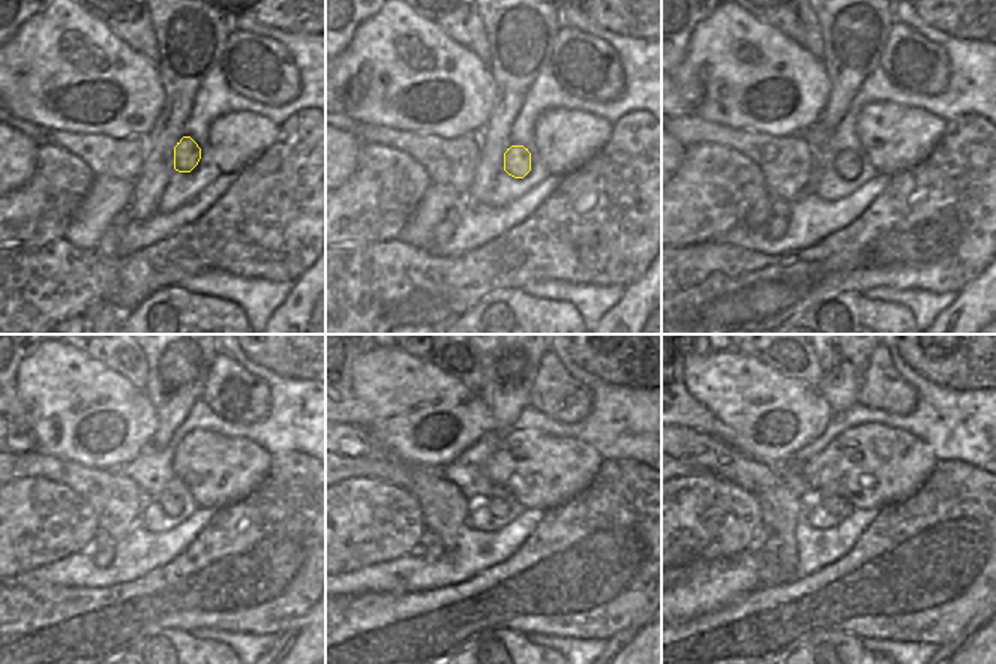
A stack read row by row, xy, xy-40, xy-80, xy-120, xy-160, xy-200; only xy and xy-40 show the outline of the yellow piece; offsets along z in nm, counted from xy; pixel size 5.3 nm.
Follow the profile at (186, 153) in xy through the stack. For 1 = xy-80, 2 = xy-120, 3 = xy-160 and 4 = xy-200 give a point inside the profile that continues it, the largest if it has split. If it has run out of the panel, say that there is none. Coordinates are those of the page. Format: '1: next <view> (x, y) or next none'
1: next xy-80 (846, 164)
2: next xy-120 (168, 499)
3: next xy-160 (500, 505)
4: next xy-200 (834, 505)

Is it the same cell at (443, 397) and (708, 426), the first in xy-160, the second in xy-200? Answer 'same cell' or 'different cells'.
different cells

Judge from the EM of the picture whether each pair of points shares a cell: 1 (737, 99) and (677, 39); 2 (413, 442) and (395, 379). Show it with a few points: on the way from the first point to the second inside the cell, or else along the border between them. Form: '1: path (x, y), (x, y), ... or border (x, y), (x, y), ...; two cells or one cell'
1: border (705, 18), (690, 33), (687, 53), (677, 68); two cells
2: path (413, 427), (413, 411), (410, 400), (404, 394); one cell

